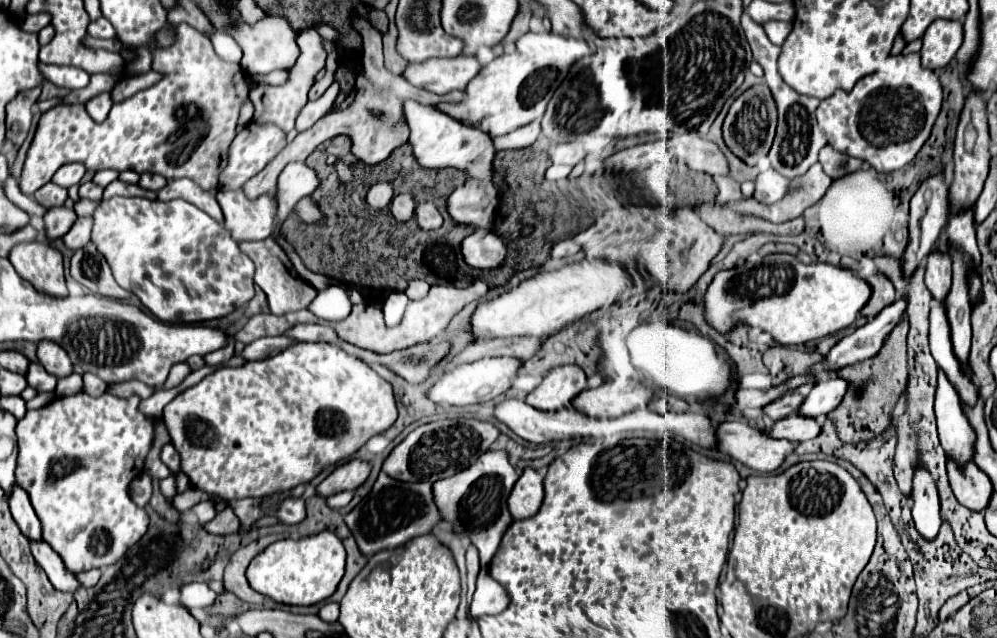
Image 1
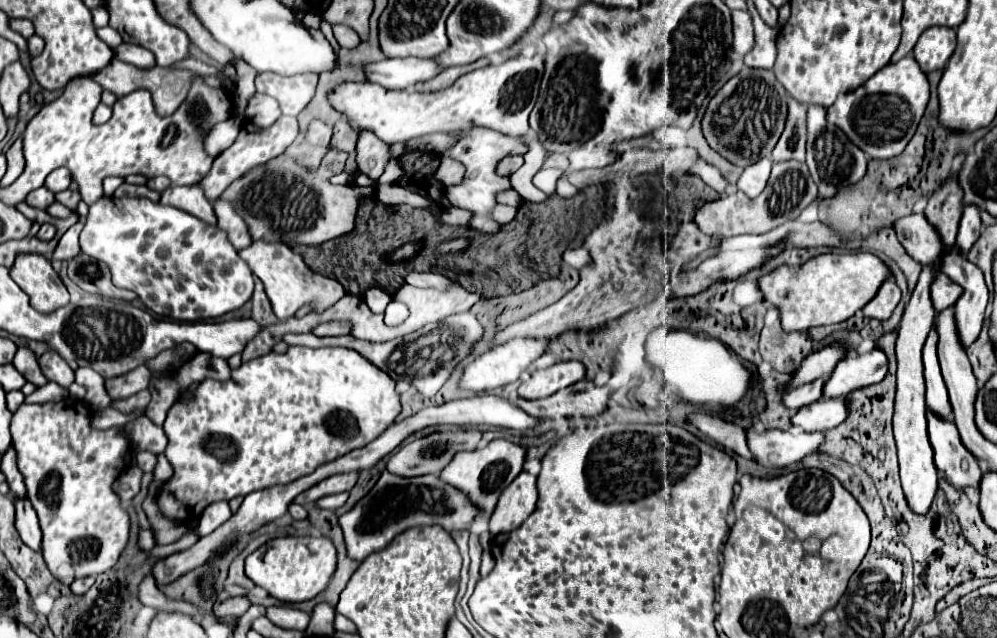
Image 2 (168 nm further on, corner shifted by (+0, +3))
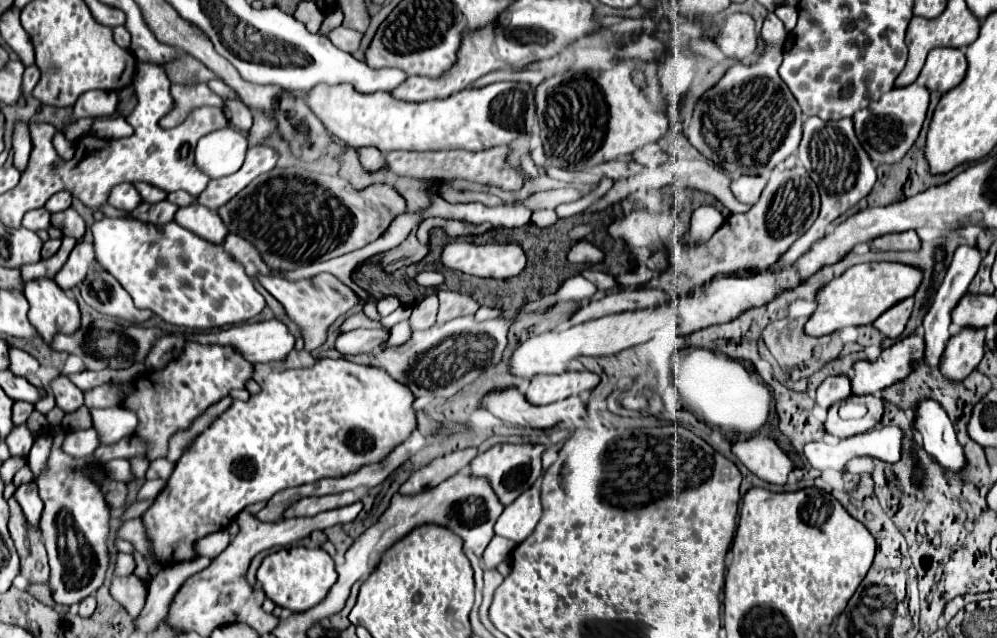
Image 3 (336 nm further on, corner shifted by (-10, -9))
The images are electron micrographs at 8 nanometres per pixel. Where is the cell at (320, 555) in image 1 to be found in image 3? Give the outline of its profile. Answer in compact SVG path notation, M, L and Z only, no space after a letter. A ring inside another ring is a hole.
M291 546L271 552L257 570L257 580L261 582L269 600L273 600L281 608L289 608L291 612L305 612L317 606L329 592L329 588L337 580L335 564L331 556L321 548L305 548Z

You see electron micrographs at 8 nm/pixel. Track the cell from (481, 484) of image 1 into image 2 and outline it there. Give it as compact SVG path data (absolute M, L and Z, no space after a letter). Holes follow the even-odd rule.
M493 440L485 448L477 448L473 452L459 452L439 474L439 478L453 488L459 488L471 504L475 504L481 512L481 516L491 516L491 512L497 506L497 500L501 492L517 478L517 474L523 470L523 460L525 460L525 448L507 442L507 440Z

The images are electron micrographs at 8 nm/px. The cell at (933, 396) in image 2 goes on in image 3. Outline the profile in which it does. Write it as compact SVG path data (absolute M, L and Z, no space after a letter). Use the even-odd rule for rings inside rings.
M959 246L947 272L945 272L945 278L943 282L939 284L935 296L933 296L933 302L923 318L923 336L925 336L925 342L927 342L927 350L925 350L925 364L935 364L939 366L939 360L945 352L945 344L947 340L951 338L951 332L949 332L949 324L951 324L951 310L957 306L957 302L963 298L963 294L967 292L971 280L975 278L977 270L979 270L979 264L981 264L981 254L977 248L971 248L971 246Z

